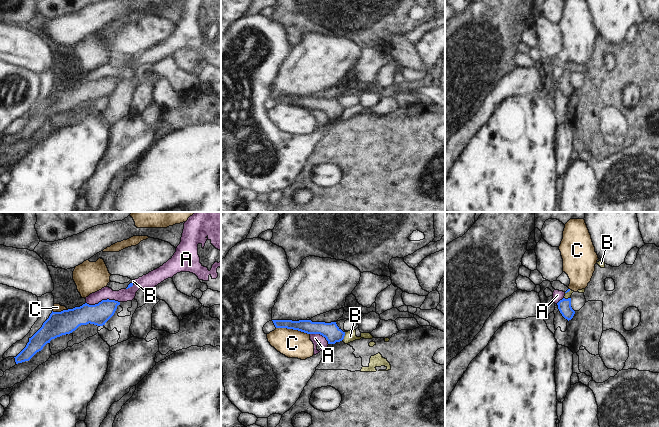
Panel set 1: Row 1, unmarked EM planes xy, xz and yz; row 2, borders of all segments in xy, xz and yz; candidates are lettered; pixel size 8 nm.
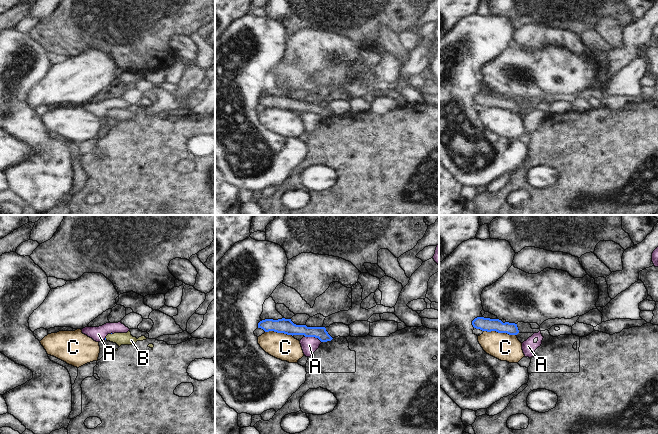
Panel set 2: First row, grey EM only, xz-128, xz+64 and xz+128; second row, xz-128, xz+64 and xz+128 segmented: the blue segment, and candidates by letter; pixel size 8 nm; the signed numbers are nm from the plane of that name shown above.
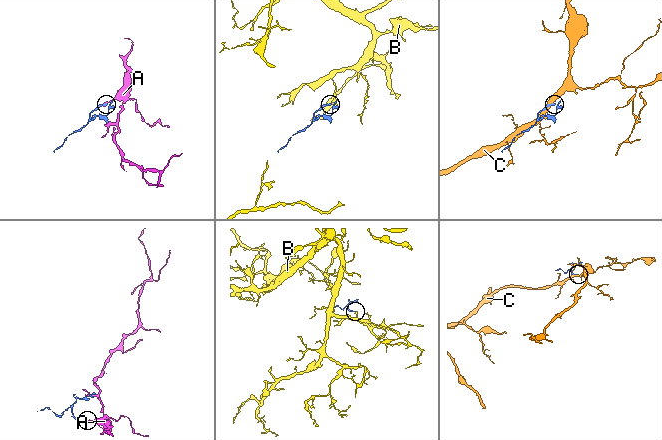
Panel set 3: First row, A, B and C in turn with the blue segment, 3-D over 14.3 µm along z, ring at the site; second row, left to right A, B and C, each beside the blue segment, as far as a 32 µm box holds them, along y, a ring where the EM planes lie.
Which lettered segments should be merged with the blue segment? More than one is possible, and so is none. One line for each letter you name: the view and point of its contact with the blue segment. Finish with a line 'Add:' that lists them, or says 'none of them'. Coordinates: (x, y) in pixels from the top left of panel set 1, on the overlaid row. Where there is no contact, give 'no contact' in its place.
B: meets blue in xz at (344, 335)
Add: B

